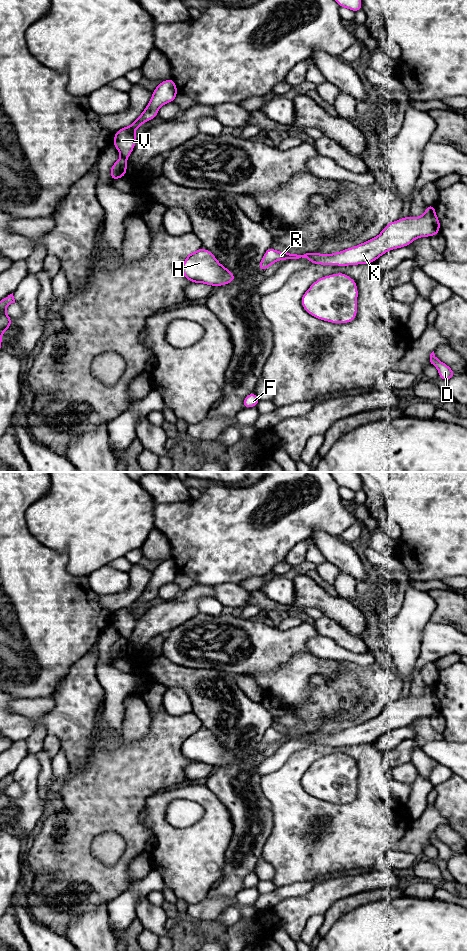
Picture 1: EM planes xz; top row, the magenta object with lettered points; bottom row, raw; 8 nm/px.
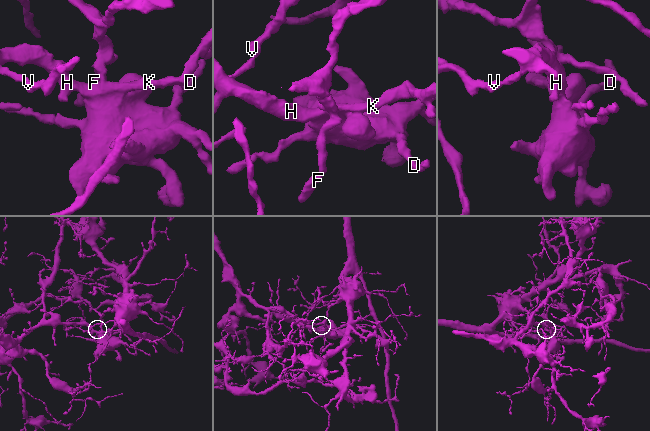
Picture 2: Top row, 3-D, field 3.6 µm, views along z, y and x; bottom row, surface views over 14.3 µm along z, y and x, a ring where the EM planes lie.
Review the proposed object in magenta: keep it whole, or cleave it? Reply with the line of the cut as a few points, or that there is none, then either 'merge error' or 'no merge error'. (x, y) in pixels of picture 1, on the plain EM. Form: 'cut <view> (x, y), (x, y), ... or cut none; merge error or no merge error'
cut xz (121, 636), (126, 638); merge error

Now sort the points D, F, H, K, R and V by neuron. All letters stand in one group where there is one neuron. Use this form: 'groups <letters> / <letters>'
groups D H K R / F V

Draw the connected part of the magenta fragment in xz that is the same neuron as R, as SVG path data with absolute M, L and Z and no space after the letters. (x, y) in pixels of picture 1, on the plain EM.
M427 685L425 693L419 697L403 697L387 704L380 714L357 726L332 734L309 732L304 735L279 732L268 728L258 745L260 752L279 740L307 738L312 744L320 745L359 745L376 741L392 729L410 725L415 719L439 714L440 701L434 685Z

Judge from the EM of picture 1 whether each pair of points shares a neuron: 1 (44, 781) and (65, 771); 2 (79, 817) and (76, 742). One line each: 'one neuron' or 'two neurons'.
1: two neurons
2: two neurons

